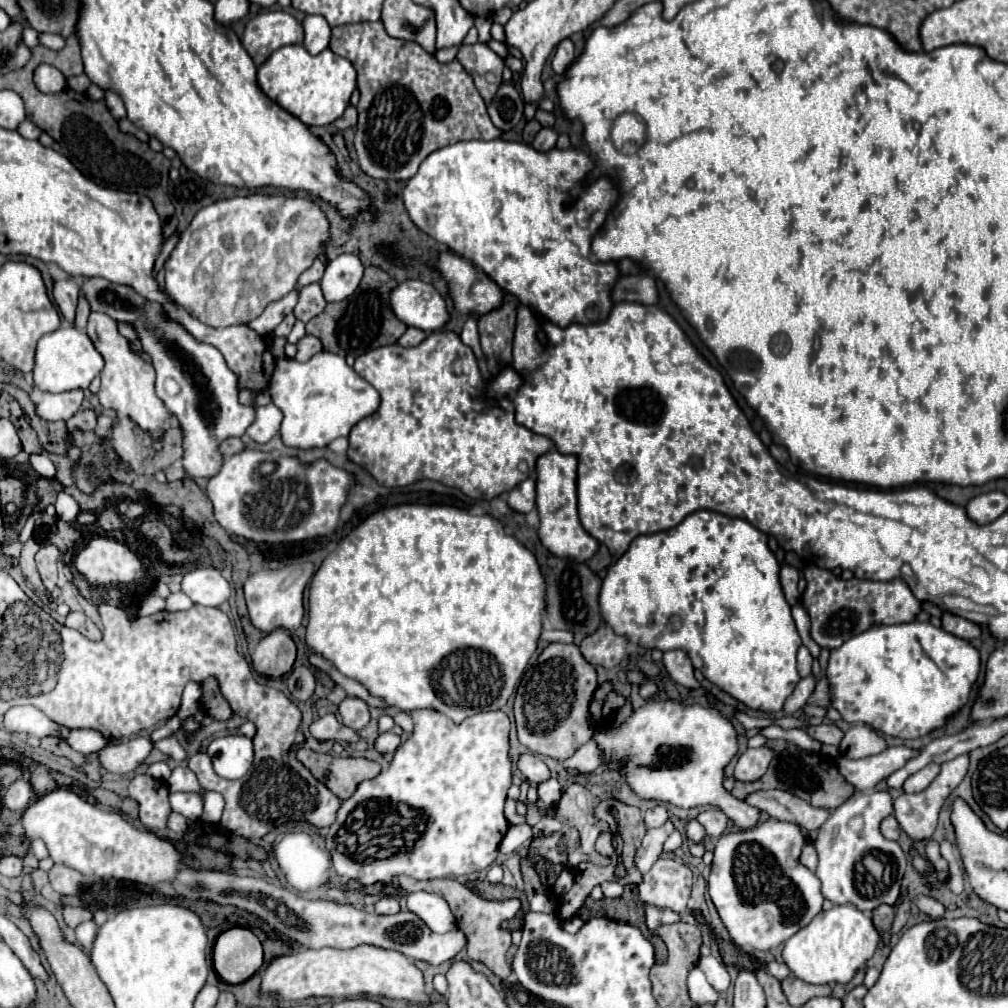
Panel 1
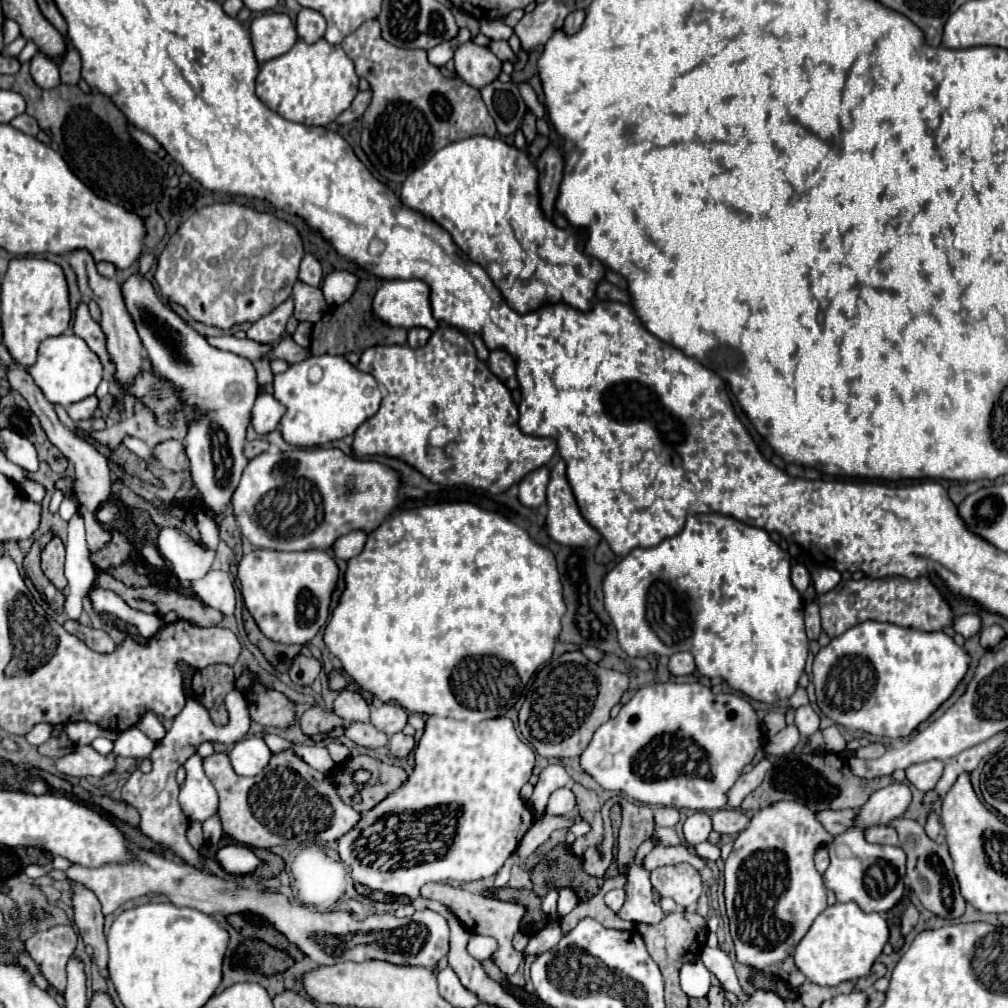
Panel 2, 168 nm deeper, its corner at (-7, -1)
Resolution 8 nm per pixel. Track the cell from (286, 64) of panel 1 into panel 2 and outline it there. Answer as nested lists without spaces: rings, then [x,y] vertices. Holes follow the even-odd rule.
[[[298,38],[290,52],[264,62],[256,76],[256,96],[282,118],[304,126],[326,126],[334,122],[352,104],[356,94],[358,76],[352,60],[342,52],[342,46],[328,44],[324,38],[314,44]]]

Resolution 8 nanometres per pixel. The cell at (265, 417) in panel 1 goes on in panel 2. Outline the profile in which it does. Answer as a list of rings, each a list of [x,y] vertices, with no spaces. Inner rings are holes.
[[[268,392],[258,394],[254,408],[252,408],[252,428],[258,434],[268,434],[274,428],[278,428],[282,414],[286,412],[286,408]]]

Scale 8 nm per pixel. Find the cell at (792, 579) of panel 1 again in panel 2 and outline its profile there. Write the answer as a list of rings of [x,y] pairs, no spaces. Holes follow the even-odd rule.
[[[794,564],[792,566],[792,584],[796,586],[796,590],[800,594],[810,586],[810,574],[808,574],[806,566],[802,566],[802,564]]]

